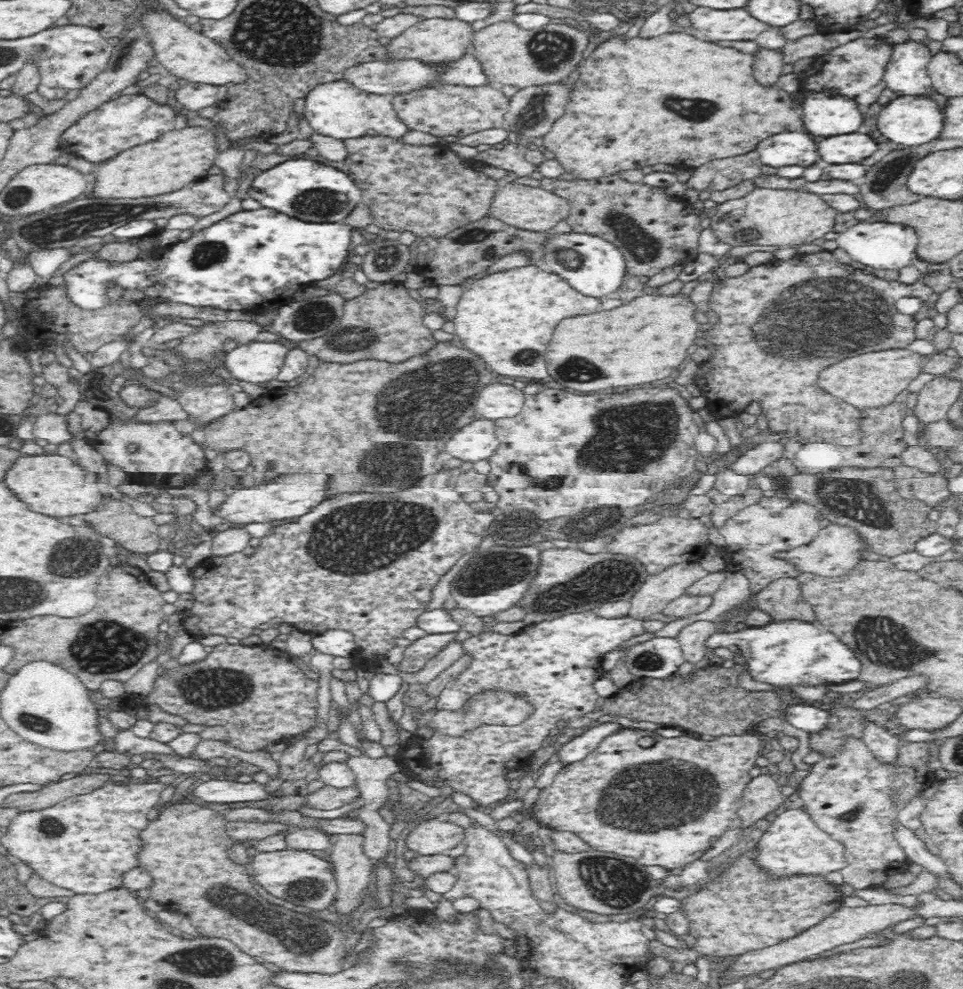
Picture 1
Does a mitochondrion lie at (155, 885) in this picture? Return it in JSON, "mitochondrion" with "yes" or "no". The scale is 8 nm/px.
{"mitochondrion":"no"}

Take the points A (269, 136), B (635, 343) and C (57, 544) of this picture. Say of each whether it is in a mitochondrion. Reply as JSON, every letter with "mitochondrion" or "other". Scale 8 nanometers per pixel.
{"A":"other","B":"other","C":"mitochondrion"}

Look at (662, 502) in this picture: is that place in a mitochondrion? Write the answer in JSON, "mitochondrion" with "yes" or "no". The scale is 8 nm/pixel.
{"mitochondrion":"no"}

